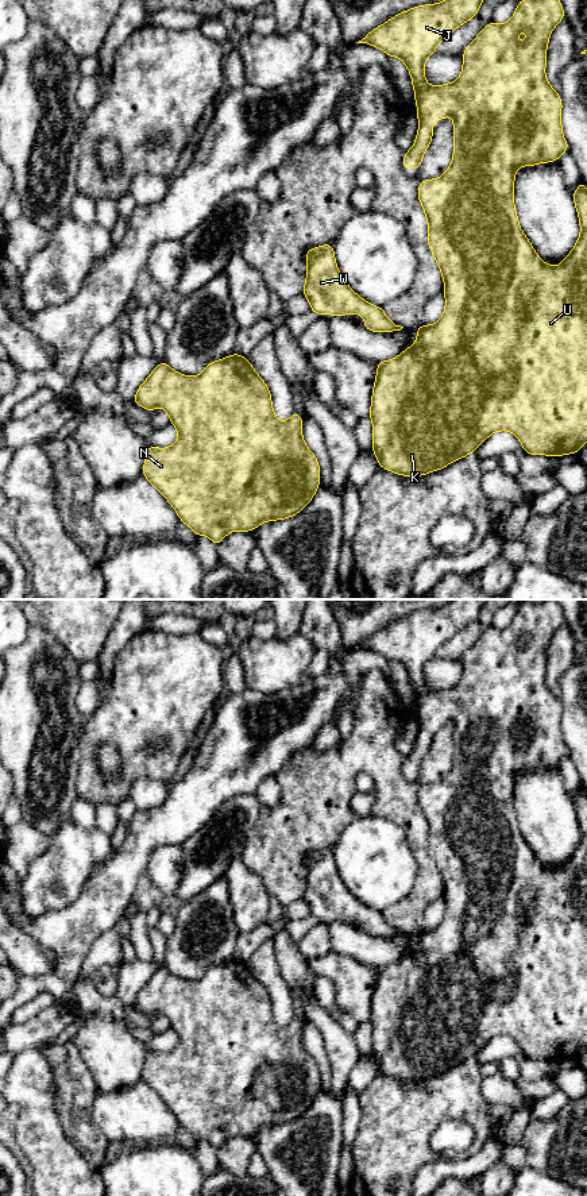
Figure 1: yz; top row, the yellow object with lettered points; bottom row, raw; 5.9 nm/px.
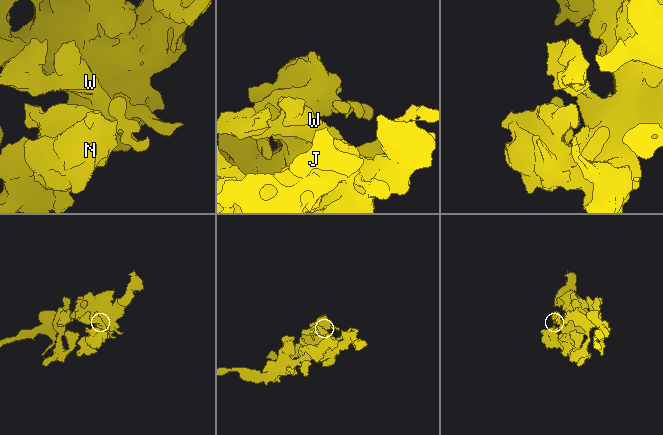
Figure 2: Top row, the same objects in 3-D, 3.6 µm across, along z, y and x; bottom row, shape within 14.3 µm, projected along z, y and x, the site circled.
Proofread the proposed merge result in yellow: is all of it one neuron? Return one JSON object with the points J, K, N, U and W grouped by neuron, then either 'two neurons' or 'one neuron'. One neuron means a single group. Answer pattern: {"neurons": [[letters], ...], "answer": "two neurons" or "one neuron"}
{"neurons": [["J", "K", "N", "U", "W"]], "answer": "one neuron"}

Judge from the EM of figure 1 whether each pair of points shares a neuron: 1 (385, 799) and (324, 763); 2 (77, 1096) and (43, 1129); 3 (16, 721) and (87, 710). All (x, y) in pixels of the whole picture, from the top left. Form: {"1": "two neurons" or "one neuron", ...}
{"1": "one neuron", "2": "two neurons", "3": "two neurons"}

